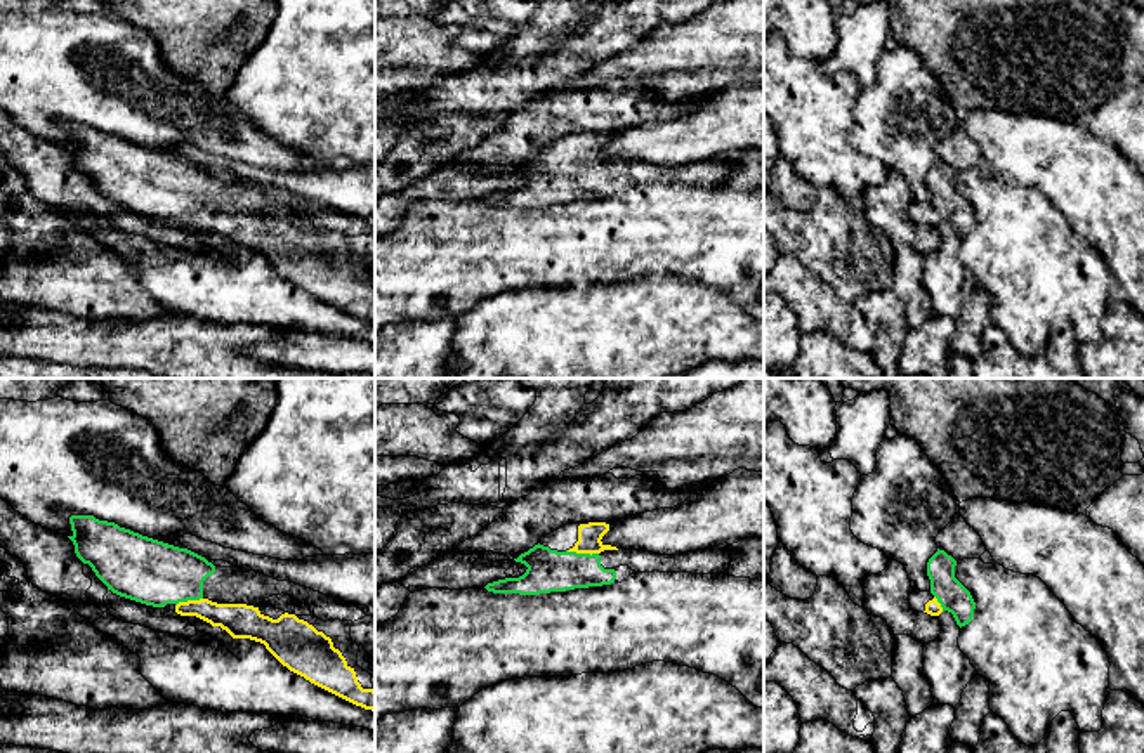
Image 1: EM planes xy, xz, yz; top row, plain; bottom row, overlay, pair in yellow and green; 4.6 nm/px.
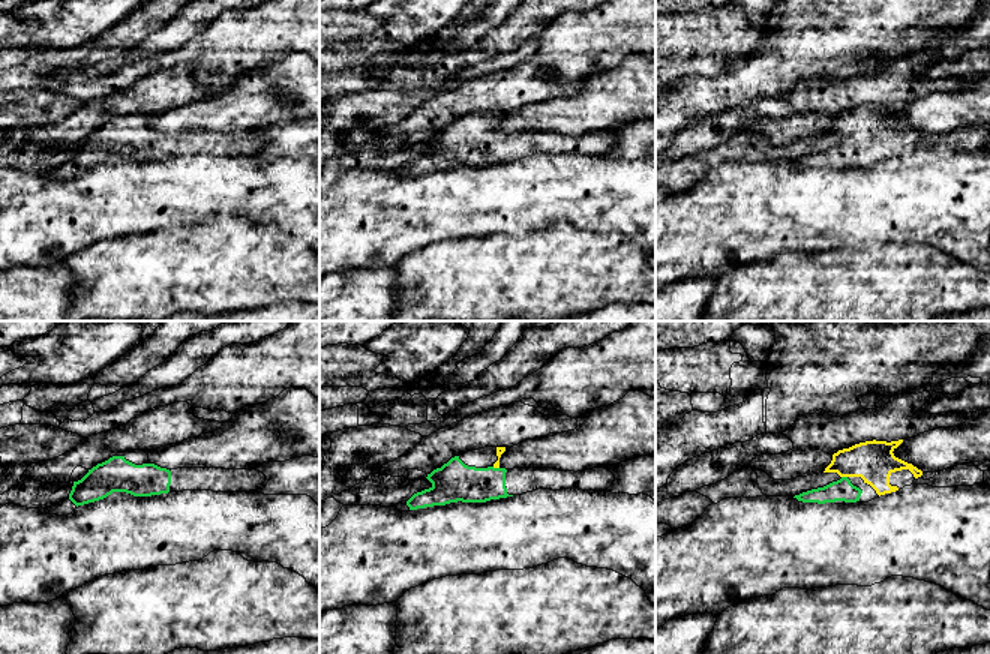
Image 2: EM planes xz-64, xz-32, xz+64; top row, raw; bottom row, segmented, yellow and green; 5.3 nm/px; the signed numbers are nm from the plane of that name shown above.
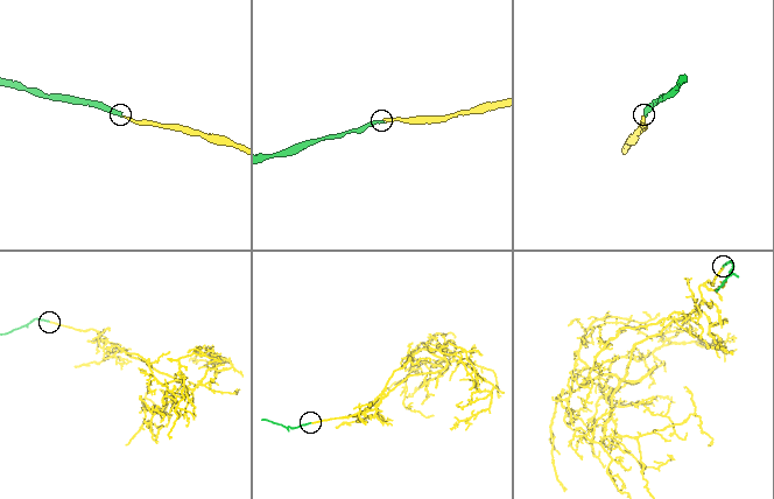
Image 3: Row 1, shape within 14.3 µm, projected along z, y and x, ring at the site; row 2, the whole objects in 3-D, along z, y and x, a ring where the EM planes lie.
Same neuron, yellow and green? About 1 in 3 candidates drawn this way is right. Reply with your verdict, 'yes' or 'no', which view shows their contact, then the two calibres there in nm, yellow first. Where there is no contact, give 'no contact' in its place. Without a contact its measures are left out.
yes; contact in xz; calibres 110 and 190 nm

